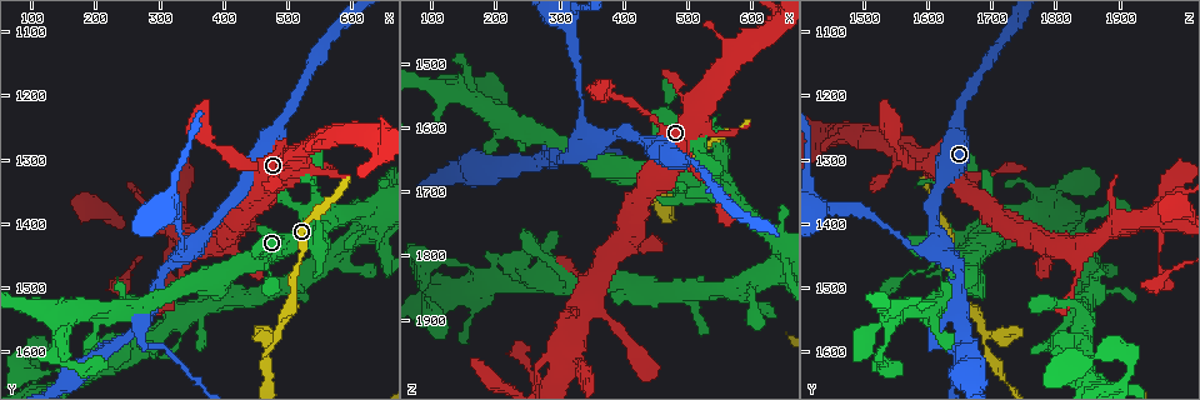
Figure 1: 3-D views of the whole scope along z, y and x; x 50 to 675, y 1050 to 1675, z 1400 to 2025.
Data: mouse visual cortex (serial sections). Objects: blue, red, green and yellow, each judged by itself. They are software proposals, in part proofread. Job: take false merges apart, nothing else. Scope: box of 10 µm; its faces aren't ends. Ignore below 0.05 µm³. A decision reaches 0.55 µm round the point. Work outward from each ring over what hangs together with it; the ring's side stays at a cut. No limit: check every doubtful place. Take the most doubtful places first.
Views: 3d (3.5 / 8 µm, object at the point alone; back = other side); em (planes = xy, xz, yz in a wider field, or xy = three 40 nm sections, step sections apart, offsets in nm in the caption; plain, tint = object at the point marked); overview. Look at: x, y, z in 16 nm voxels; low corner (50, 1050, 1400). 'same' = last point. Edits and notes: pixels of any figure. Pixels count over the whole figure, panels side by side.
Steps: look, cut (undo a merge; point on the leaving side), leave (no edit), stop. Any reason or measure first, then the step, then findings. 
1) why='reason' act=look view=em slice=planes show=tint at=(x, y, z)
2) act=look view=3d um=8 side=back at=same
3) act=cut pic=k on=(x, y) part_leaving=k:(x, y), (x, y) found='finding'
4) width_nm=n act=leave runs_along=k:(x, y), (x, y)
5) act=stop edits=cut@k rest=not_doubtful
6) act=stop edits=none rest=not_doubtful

why='abrupt turn' act=look view=3d um=8 at=(340, 1435, 1610)

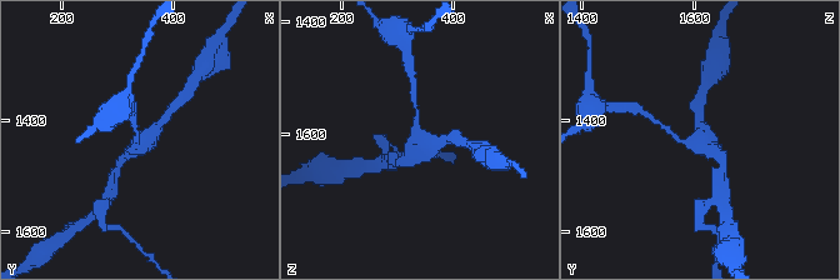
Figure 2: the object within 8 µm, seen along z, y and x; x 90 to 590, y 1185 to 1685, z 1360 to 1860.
why='now the EM' act=look view=em slice=xy step=1 show=tint at=same

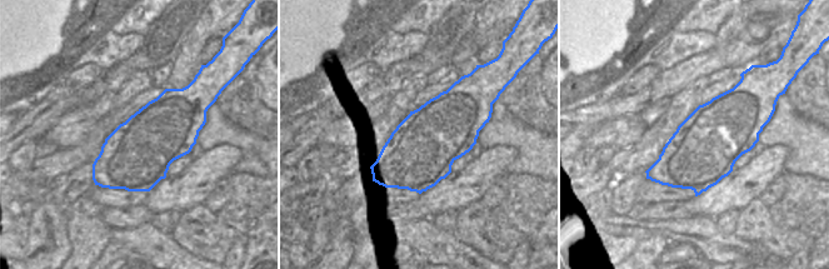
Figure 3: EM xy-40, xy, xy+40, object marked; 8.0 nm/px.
act=leave runs_along=2:(166, 116), (123, 160) found='one cell here'

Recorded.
why='a fork' act=look view=3d um=3.5 at=(280, 1540, 1650)

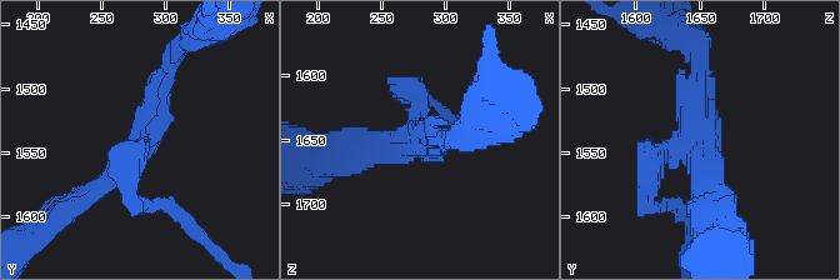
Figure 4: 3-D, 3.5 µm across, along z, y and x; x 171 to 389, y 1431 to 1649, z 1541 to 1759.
arms=3 arm_widths_nm=150,250,300 act=look view=em slice=planes show=tint at=(280, 1544, 1650)

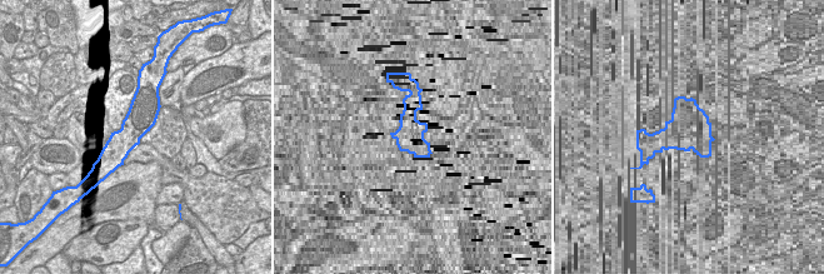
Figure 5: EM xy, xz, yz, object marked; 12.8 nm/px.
act=leave runs_along=5:(141, 96), (111, 168) found='one cell here'

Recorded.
why='abrupt turn' act=look view=3d um=3.5 side=back at=(280, 1590, 1610)

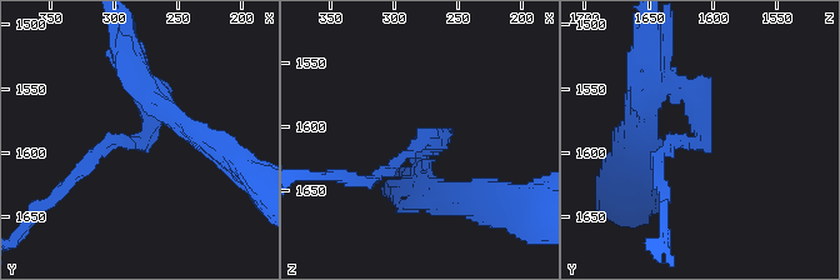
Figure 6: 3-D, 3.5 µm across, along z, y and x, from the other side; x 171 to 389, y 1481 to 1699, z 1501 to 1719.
arm_widths_nm=150,150 act=look view=em slice=xy step=5 show=tint at=(274, 1588, 1608)

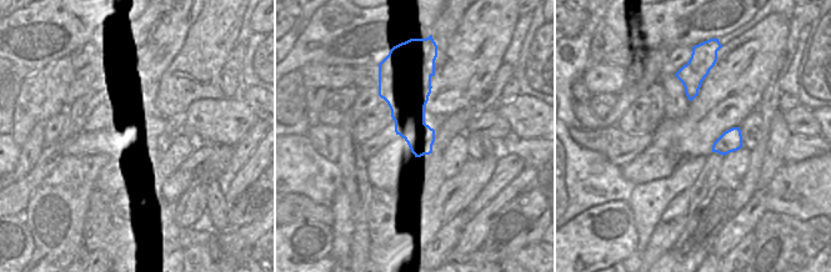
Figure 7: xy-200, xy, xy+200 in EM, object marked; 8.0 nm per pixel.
act=leave runs_along=6:(148, 80), (148, 134), (101, 145), (83, 169) found='one cell here'

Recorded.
act=look view=em slice=xy step=2 show=tint at=(480, 1575, 1690)

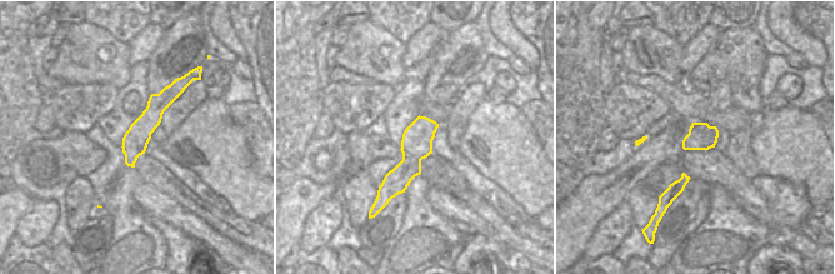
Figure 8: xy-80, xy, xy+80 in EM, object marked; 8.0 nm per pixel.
why='wider look' act=look view=3d um=3.5 at=same

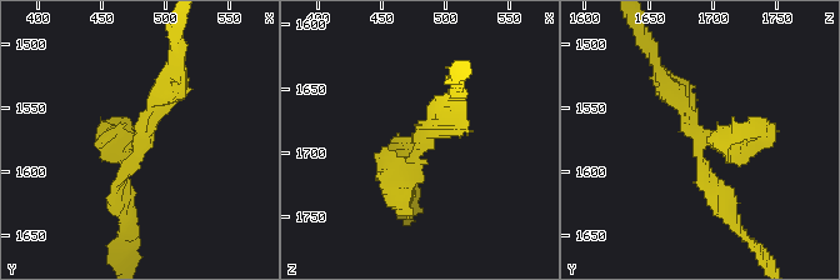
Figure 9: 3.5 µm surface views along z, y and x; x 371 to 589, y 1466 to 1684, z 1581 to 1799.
width_nm=260 act=leave runs_along=8:(433, 124), (380, 195) found='all the same cell'

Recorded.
act=stop edits=none rest=not_doubtful

